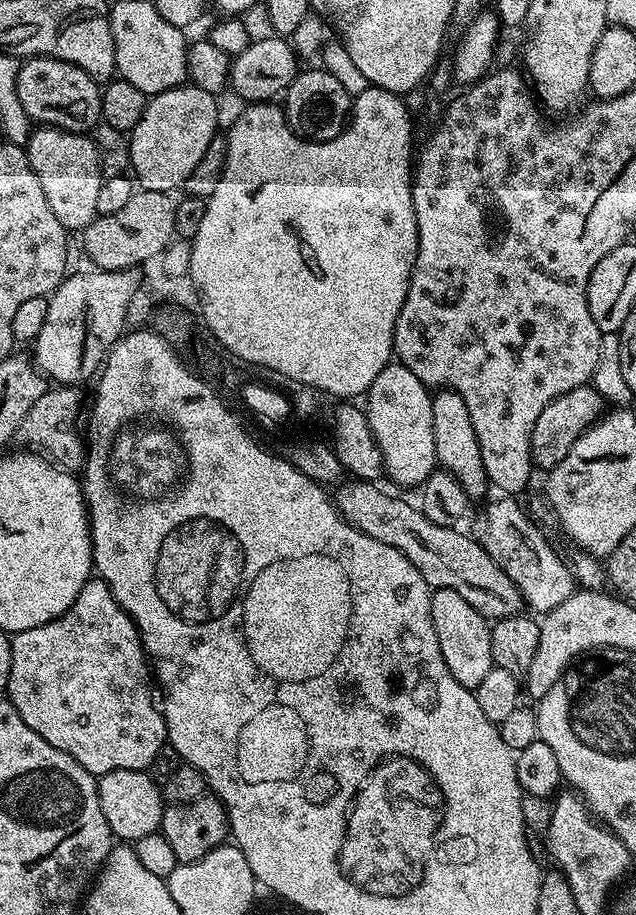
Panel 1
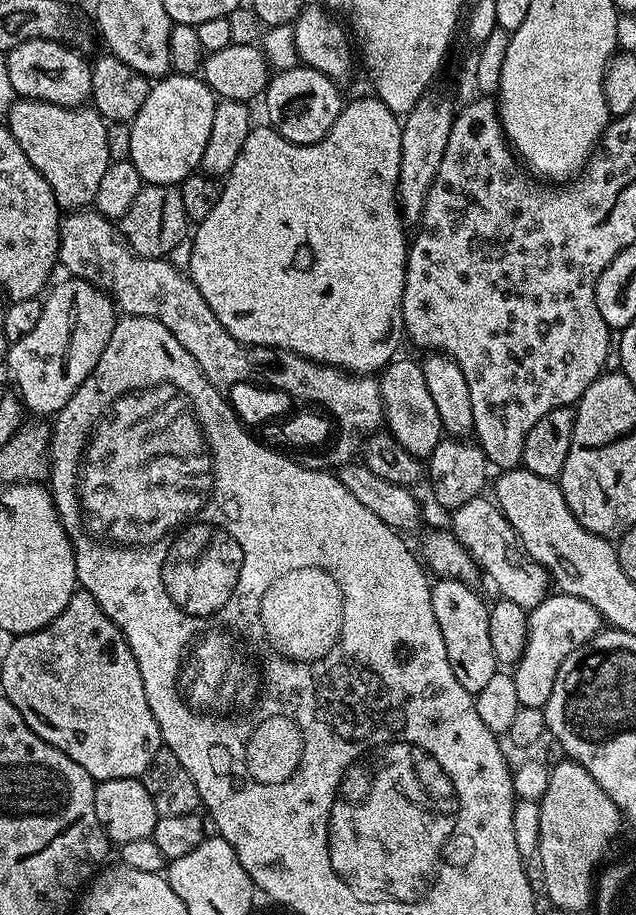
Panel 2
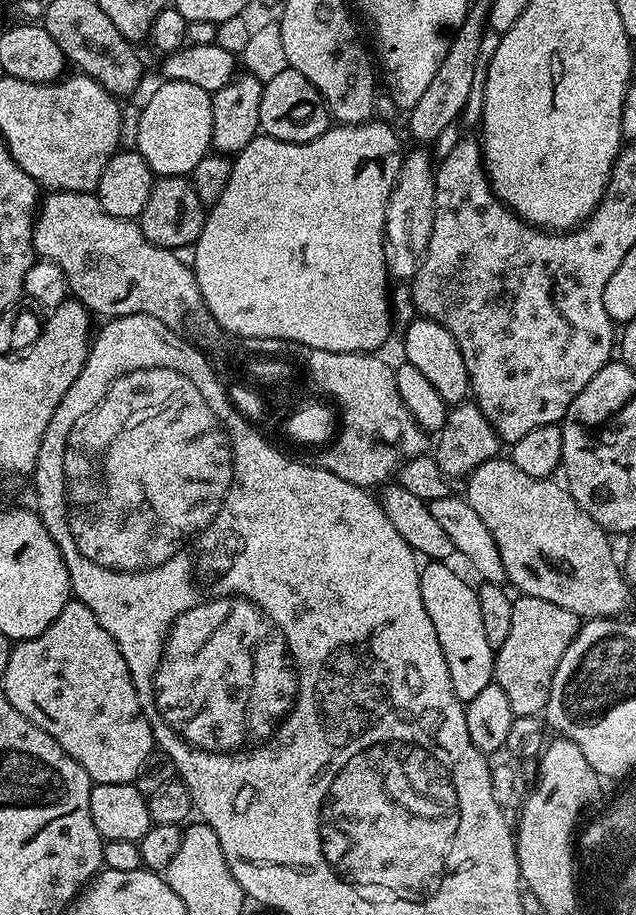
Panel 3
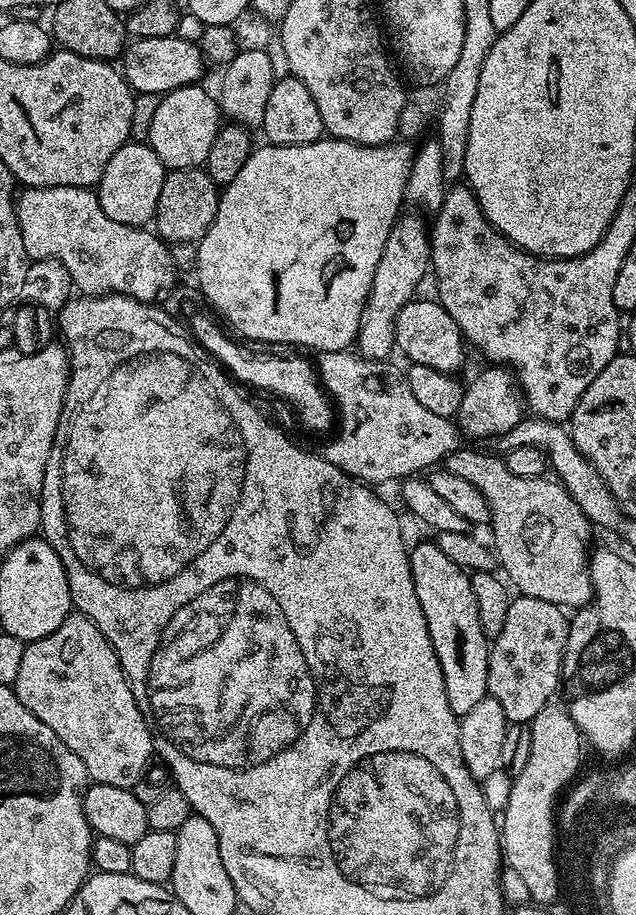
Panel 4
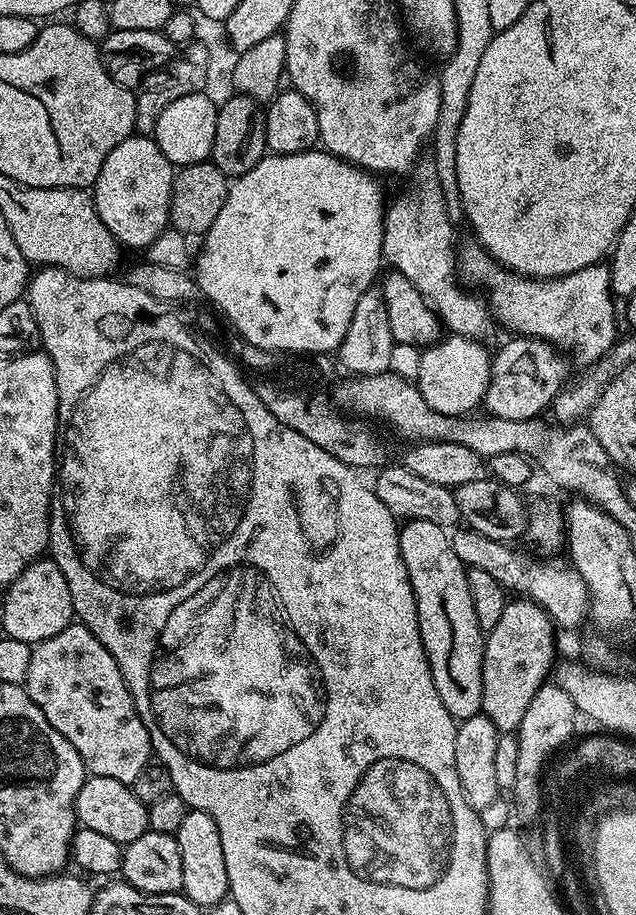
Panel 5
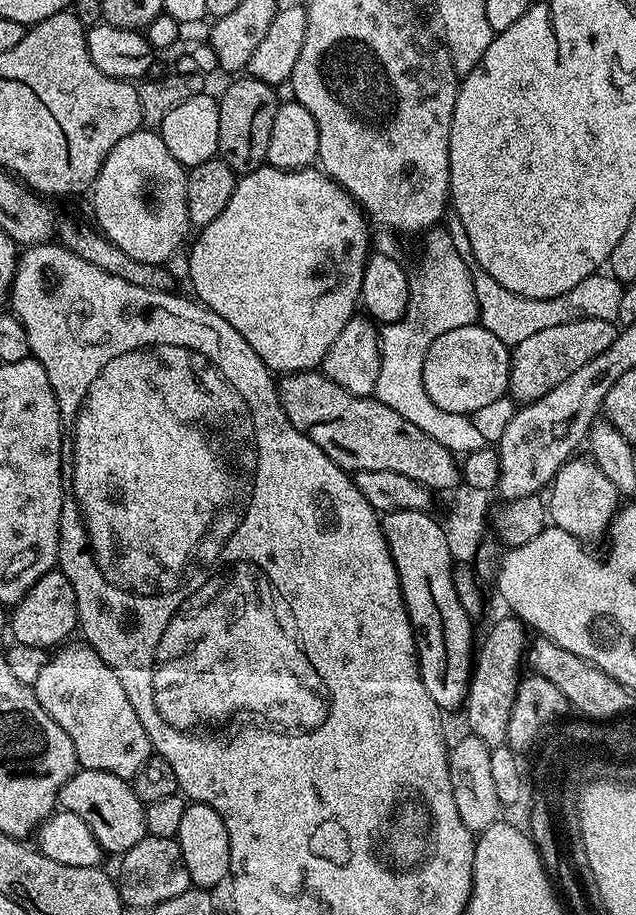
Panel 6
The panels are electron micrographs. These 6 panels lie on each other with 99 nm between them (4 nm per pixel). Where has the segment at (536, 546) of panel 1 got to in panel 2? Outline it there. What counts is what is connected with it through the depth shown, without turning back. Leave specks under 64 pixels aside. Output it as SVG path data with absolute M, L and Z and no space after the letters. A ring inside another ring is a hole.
M487 495L470 498L470 502L451 509L450 516L452 535L456 536L464 549L471 554L477 569L483 575L485 572L496 583L499 595L503 599L518 602L518 606L531 610L550 595L550 577L547 570L528 556L519 537L516 536L514 526Z

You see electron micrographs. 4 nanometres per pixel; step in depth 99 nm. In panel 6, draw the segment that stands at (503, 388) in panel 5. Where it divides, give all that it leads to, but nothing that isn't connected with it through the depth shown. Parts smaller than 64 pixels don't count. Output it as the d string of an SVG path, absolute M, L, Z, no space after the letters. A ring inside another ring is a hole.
M586 317L584 320L566 322L565 325L547 327L518 343L511 351L511 374L508 376L509 391L517 403L532 403L554 390L558 382L566 382L574 370L586 366L604 350L610 350L617 325L602 318Z

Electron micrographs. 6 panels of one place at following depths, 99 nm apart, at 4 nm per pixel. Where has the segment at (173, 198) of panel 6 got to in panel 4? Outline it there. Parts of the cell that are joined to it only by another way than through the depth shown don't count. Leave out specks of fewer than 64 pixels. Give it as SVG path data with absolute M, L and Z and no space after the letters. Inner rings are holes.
M129 142L121 146L118 154L106 162L106 170L102 170L100 183L94 189L102 210L106 210L106 218L114 218L114 222L135 228L151 225L158 206L158 194L162 194L165 175L164 163L148 143Z

